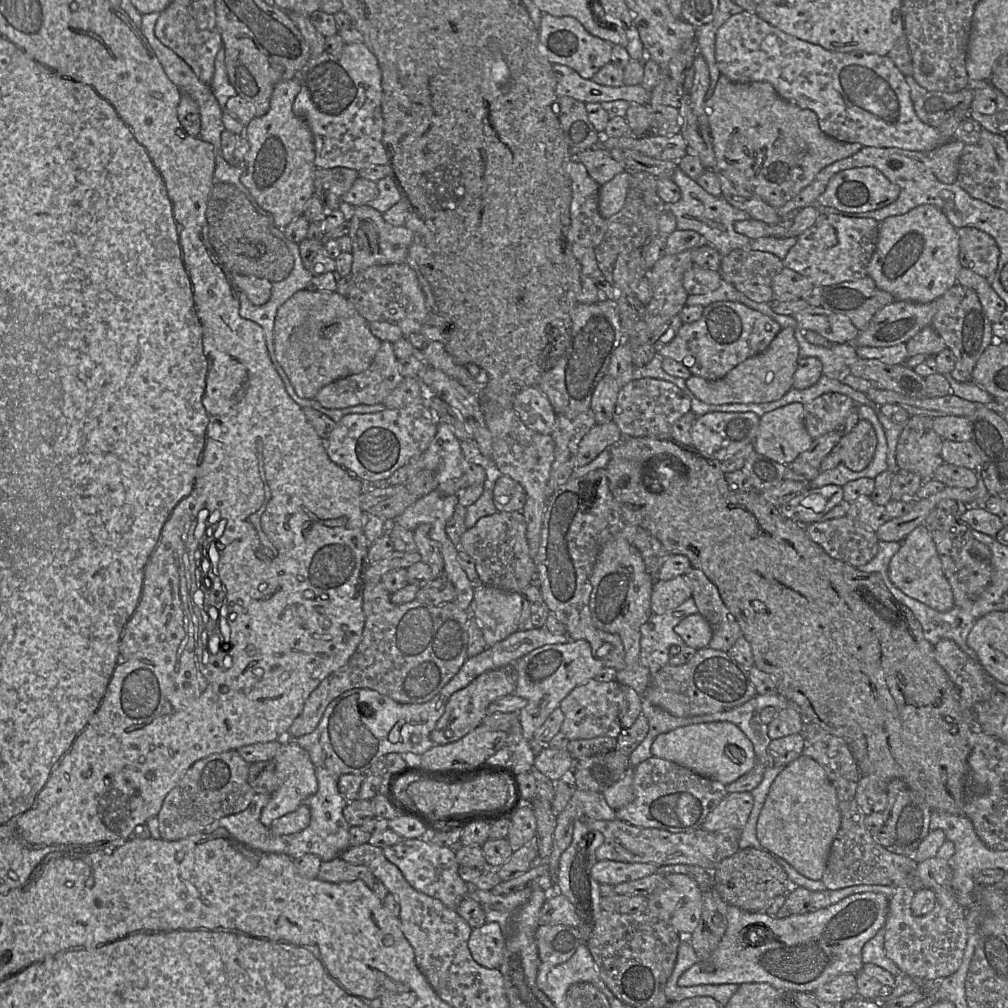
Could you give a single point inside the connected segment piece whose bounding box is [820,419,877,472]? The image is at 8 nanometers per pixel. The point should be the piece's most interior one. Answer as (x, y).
(855, 450)

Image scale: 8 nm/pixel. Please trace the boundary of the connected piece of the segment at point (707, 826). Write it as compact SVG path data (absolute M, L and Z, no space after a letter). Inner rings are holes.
M750 792L728 793L708 814L701 828L708 832L723 830L742 830L753 808Z

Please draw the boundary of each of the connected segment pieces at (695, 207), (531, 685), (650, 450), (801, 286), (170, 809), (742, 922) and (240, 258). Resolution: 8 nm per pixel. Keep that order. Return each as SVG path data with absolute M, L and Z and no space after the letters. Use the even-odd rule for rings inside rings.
M679 167L674 173L673 180L681 189L682 196L678 202L666 204L666 206L676 217L677 229L698 232L704 237L705 243L714 247L722 258L733 250L745 249L770 252L783 260L795 245L796 237L767 236L751 240L747 236L738 233L734 228L735 222L751 218L747 212L734 207L723 196L717 197L708 193Z
M582 640L545 645L519 659L513 665L513 670L516 679L515 694L528 702L518 713L524 737L533 740L534 732L560 707L561 701L575 687L595 679L603 668L602 661L594 656L591 645Z
M623 437L608 451L610 460L605 470L609 489L620 507L623 526L634 525L648 530L669 554L686 556L692 567L704 572L717 587L723 603L739 624L743 637L749 642L754 666L773 679L777 692L799 710L804 720L817 725L824 733L843 739L862 775L876 776L886 784L894 778L899 778L919 793L932 811L962 815L961 785L972 749L971 736L979 730L975 711L962 700L958 689L935 660L934 645L925 639L919 621L908 607L887 590L881 575L877 572L861 572L856 567L829 556L821 546L811 540L805 526L784 517L779 507L765 501L760 492L732 490L726 482L721 462L705 456L694 446L686 446L672 437Z
M784 267L773 279L773 301L804 299L814 286L807 277Z
M237 750L215 753L193 763L178 784L166 795L161 810L156 816L160 837L174 841L199 833L210 832L210 825L216 820L247 809L256 794L248 783L249 766L250 763L245 761Z
M866 892L850 895L826 908L805 914L778 918L765 912L749 912L729 905L727 928L712 954L701 959L678 979L682 987L704 984L768 983L785 992L814 992L818 987L841 974L858 974L863 966L862 948L883 928L888 913L889 899L880 893ZM768 929L772 938L753 943L758 934Z
M214 183L207 202L206 218L210 244L230 273L255 276L271 283L289 276L294 266L294 257L286 244L272 234L272 216L236 186Z

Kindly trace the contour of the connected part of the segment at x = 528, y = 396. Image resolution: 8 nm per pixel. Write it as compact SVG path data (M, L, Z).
M537 386L520 390L514 396L511 408L527 428L544 435L552 433L557 414Z

